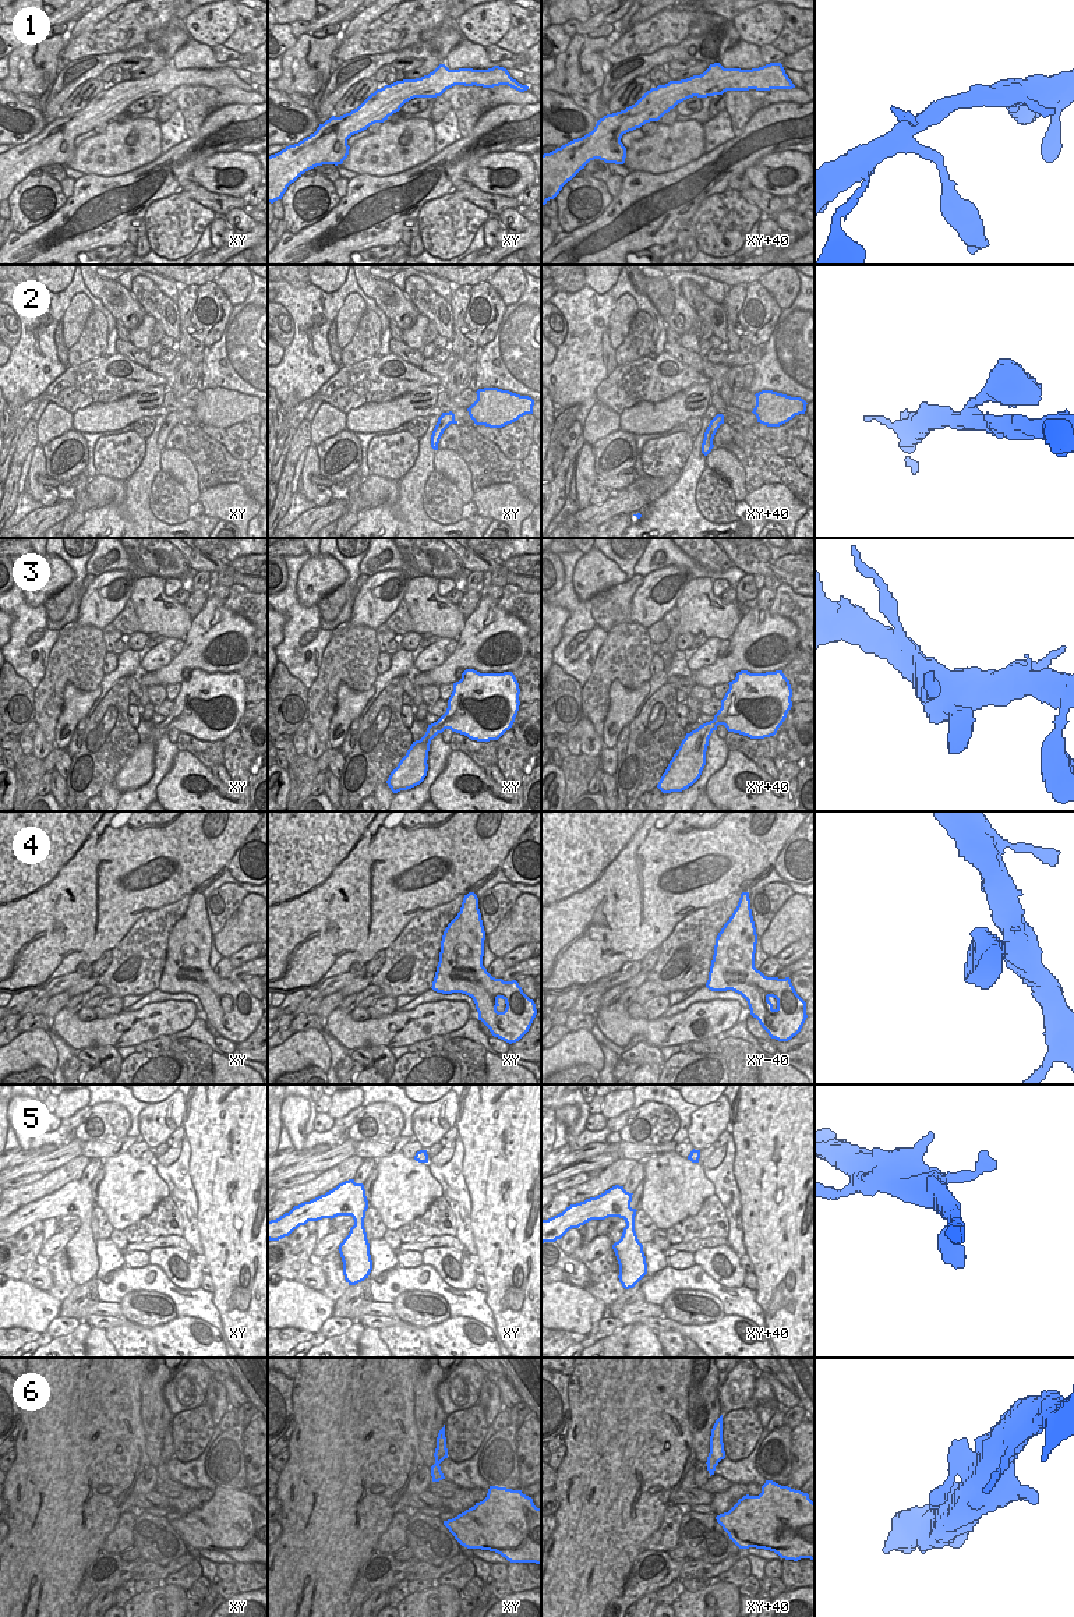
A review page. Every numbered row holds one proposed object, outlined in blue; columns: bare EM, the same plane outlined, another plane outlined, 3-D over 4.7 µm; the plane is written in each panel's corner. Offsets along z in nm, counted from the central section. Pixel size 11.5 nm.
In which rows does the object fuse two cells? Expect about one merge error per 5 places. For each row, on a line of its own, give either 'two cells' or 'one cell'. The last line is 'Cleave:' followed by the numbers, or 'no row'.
1: one cell
2: one cell
3: one cell
4: one cell
5: one cell
6: one cell
Cleave: no row

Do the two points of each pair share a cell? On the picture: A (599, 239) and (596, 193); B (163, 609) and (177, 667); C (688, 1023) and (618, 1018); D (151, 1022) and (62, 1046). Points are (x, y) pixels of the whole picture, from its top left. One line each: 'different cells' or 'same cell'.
A: different cells
B: different cells
C: same cell
D: different cells

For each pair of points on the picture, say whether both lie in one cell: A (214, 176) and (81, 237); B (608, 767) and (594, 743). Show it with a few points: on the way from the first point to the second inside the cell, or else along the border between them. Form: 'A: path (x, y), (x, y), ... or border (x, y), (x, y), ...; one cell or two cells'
A: border (219, 154), (209, 155), (191, 173); two cells
B: path (608, 761), (599, 749); one cell

